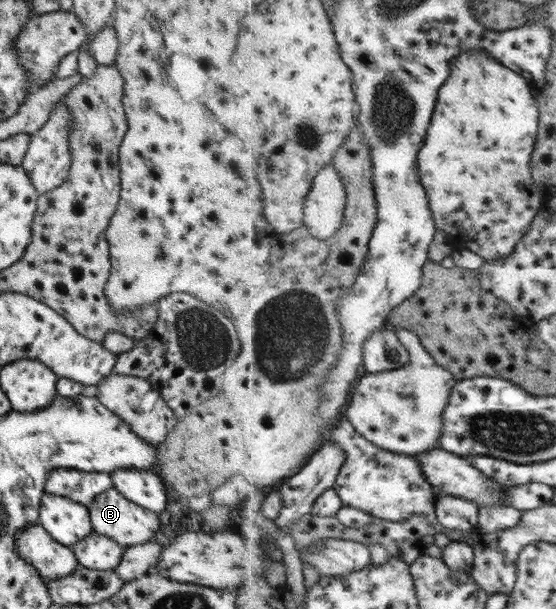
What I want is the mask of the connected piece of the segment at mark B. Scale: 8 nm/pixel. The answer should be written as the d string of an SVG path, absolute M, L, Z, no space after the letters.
M108 488L95 495L87 505L92 531L110 538L123 548L146 543L158 532L159 519L154 512L128 501L114 488Z

